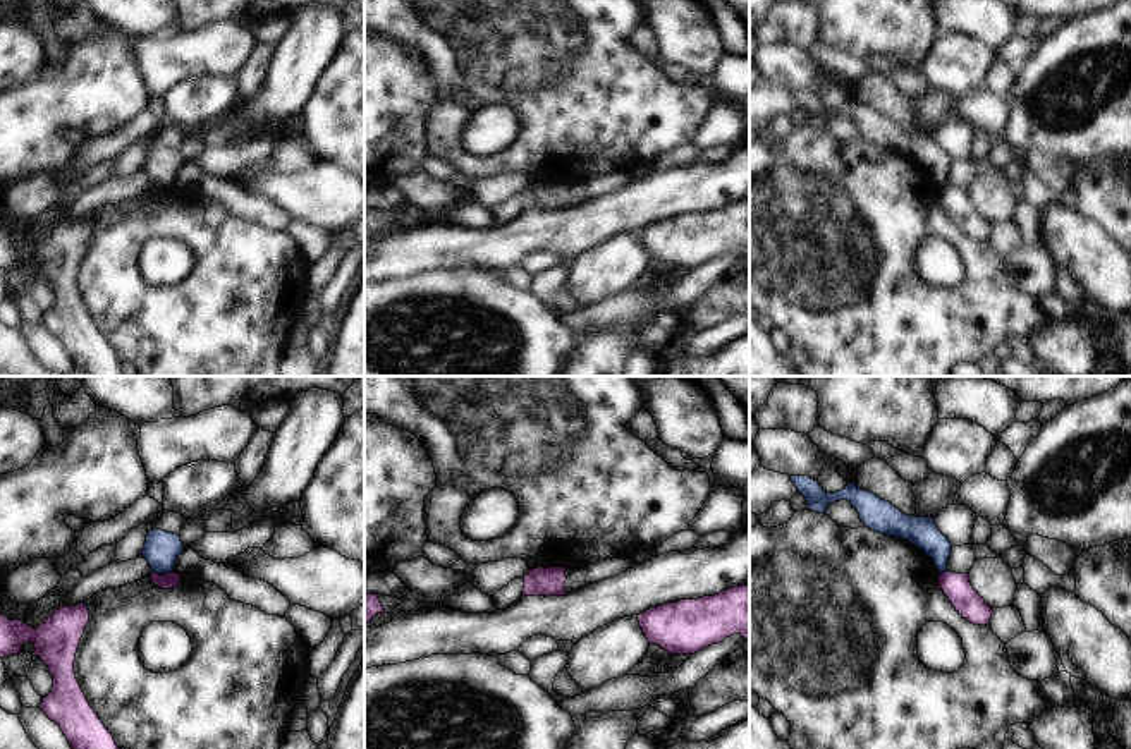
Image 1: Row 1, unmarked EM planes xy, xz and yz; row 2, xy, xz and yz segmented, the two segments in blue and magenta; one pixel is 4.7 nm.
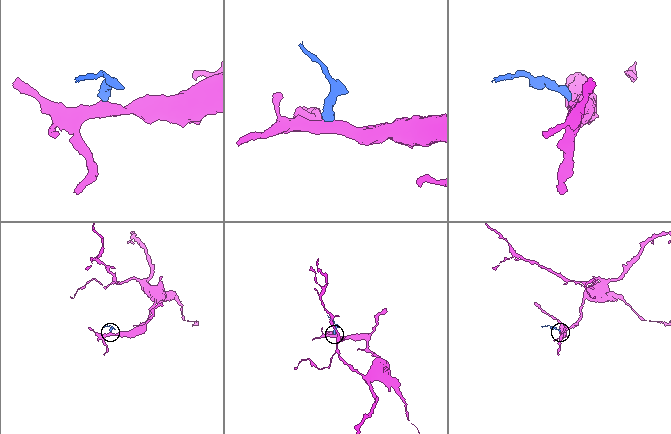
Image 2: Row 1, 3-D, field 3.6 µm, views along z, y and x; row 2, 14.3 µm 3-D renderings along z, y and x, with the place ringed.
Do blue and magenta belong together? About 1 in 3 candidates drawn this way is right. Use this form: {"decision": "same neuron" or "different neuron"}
{"decision": "different neuron"}

